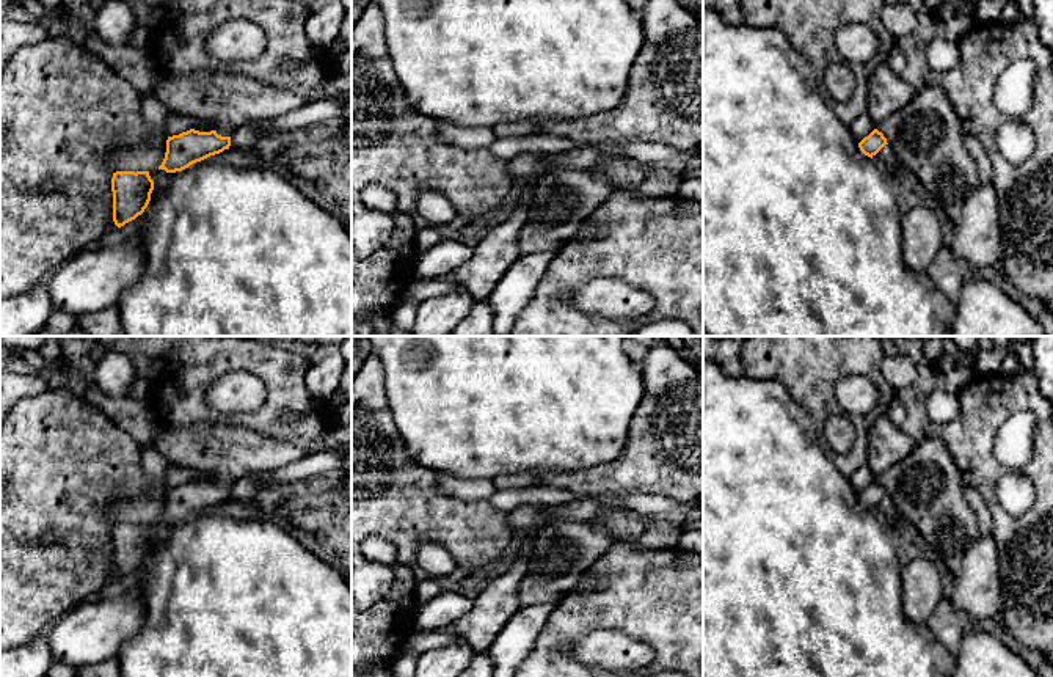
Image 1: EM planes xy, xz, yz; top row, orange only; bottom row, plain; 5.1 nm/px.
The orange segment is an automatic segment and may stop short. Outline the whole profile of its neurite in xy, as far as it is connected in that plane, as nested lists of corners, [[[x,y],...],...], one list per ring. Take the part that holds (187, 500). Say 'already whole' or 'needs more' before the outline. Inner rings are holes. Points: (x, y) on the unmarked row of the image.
needs more | [[[196,423],[160,427],[152,448],[176,467],[215,478],[210,484],[190,481],[168,489],[158,521],[176,525],[231,498],[235,479],[254,471],[278,470],[306,456],[352,445],[352,426],[333,424],[323,438],[275,440],[229,424]]]

